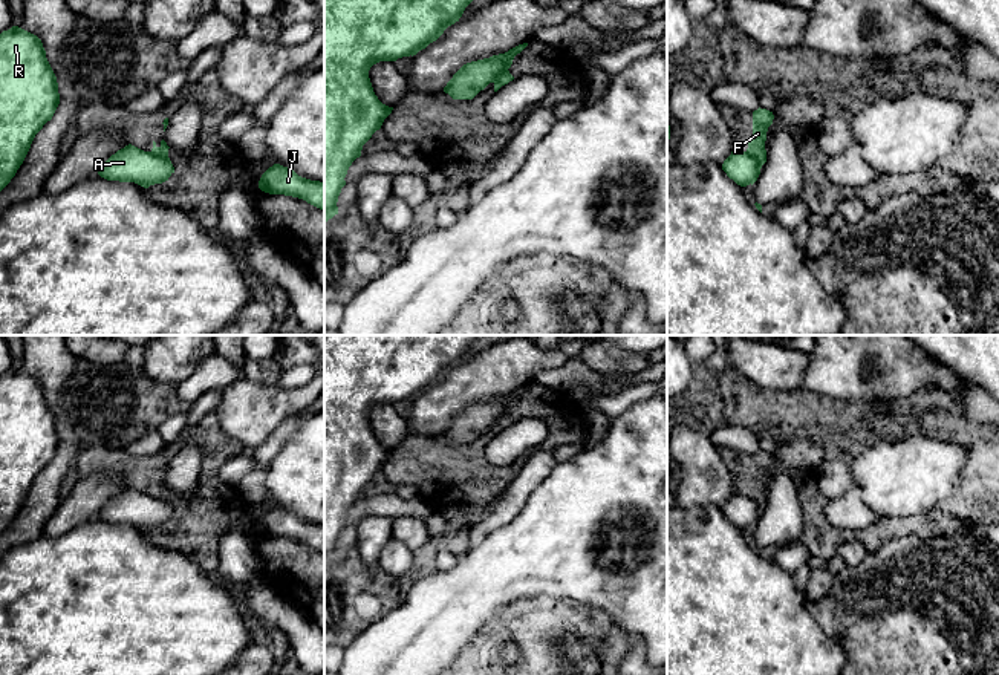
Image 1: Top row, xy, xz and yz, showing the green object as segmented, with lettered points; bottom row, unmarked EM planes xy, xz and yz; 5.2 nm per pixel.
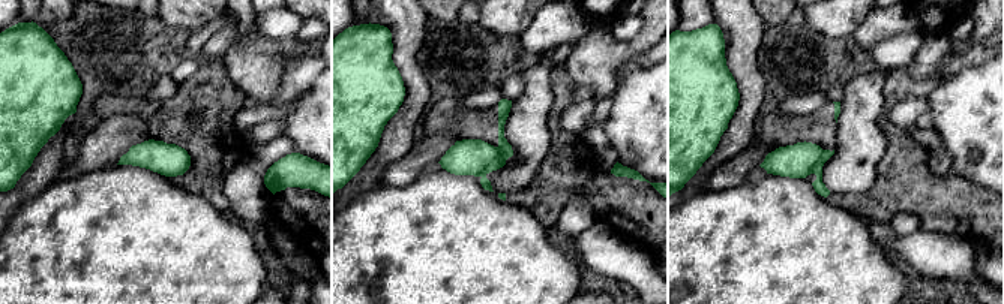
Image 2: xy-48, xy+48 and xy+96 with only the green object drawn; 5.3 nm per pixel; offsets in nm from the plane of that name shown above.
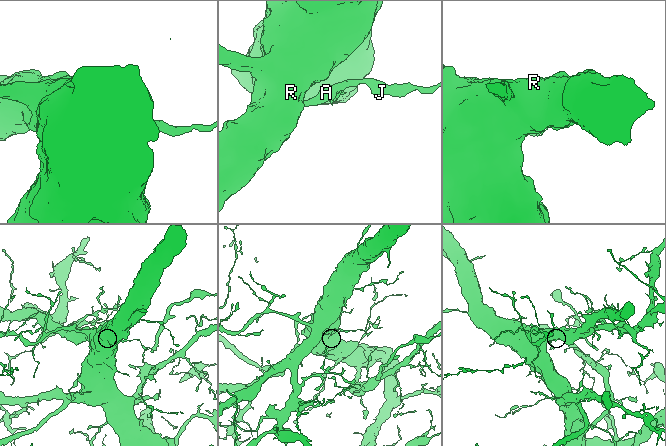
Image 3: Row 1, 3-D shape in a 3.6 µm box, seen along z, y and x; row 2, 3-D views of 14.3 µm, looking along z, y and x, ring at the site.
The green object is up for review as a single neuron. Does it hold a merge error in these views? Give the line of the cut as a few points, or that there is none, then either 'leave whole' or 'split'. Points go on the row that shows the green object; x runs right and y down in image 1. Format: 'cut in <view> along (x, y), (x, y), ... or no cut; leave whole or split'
cut in yz along (744, 152), (750, 153), (761, 167); split

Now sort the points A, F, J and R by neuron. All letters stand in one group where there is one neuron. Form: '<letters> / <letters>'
A J R / F

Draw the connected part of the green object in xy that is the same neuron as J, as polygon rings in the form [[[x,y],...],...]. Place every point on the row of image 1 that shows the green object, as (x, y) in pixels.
[[[274,164],[262,174],[259,188],[269,194],[303,199],[324,211],[324,182],[301,178],[280,164]]]

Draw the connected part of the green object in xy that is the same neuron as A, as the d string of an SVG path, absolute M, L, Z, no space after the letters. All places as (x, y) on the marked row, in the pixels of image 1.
M129 144L112 155L98 174L107 181L135 182L148 188L168 181L173 170L171 161Z

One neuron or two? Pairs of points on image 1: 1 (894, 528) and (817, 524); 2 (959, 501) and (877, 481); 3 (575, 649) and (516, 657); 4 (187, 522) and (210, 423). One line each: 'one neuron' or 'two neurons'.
1: one neuron
2: two neurons
3: two neurons
4: one neuron

